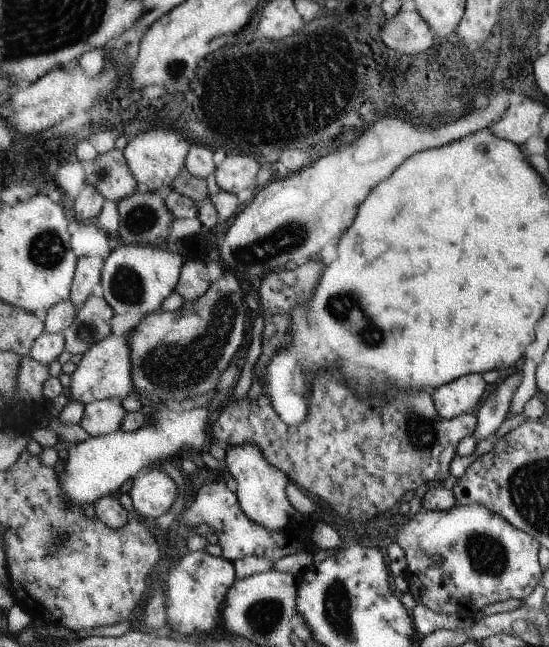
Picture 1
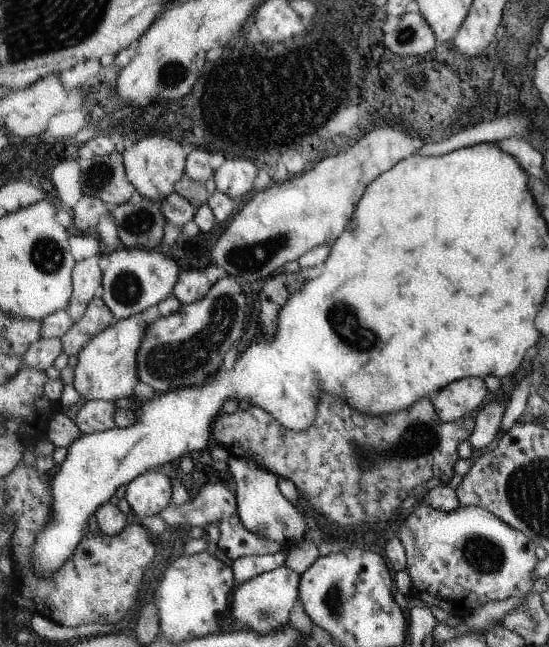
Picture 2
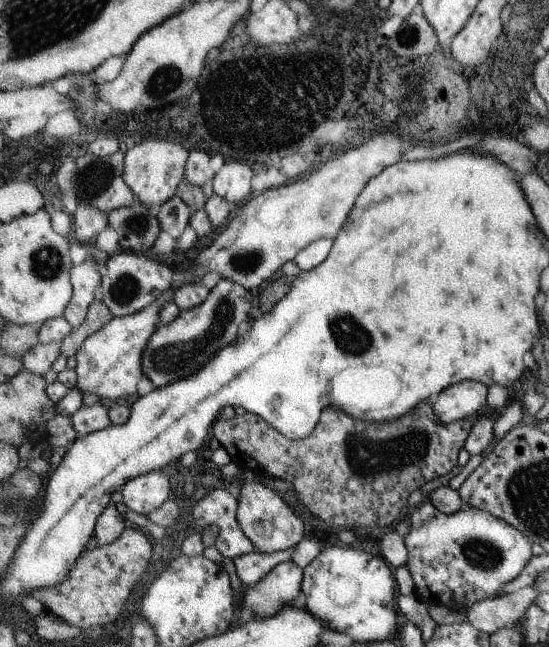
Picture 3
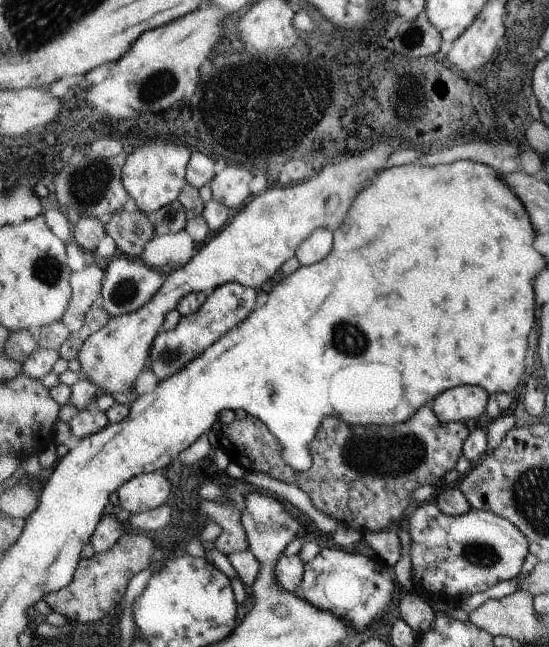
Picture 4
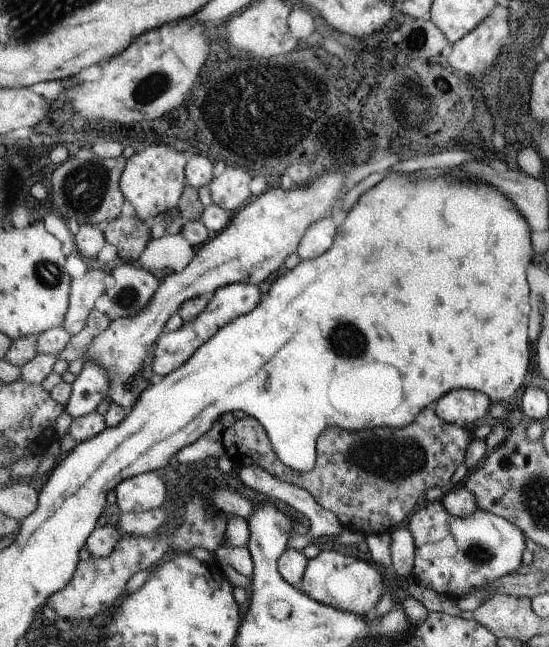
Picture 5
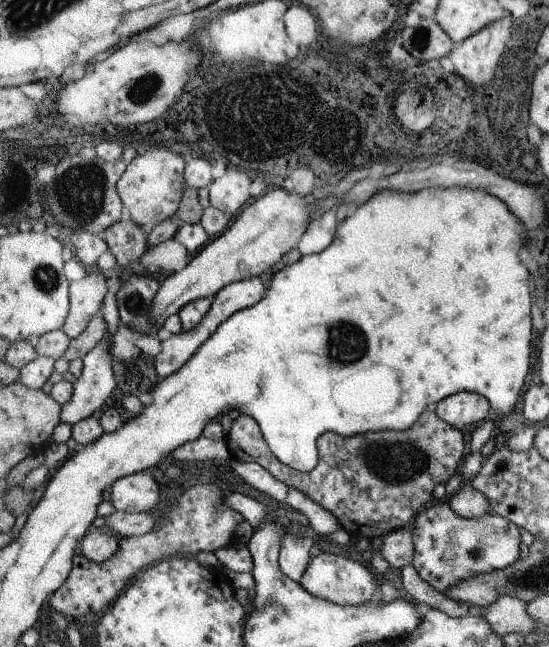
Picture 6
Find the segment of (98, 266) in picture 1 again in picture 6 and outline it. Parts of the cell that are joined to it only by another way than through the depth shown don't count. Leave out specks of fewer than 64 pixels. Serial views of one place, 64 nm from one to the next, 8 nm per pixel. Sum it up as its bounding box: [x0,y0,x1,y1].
[64,272,109,340]

